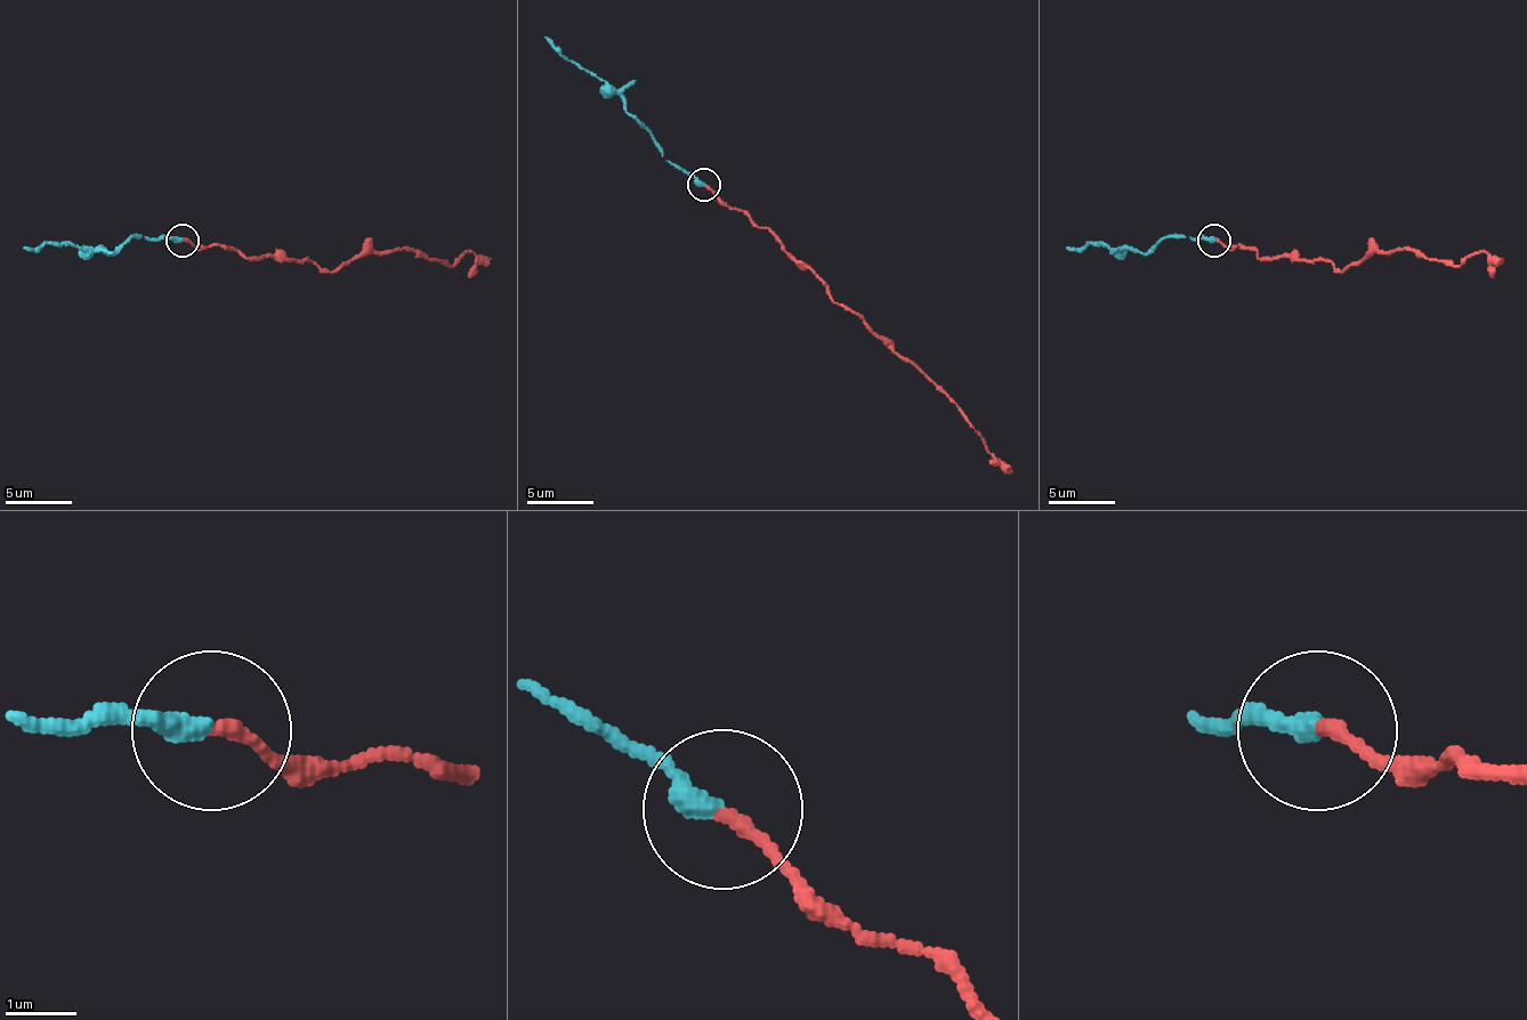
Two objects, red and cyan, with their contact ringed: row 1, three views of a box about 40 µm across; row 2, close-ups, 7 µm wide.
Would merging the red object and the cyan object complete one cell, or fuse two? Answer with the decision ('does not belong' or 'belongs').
does not belong

